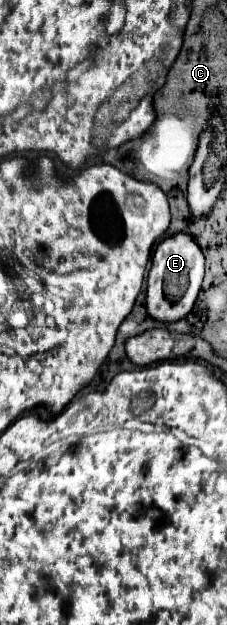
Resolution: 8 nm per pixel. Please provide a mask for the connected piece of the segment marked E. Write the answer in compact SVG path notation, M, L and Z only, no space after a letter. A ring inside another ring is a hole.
M176 232L160 240L152 254L152 266L148 274L148 292L146 292L148 314L162 322L174 322L184 318L196 302L202 278L204 278L204 254L194 236L190 236L188 232Z

